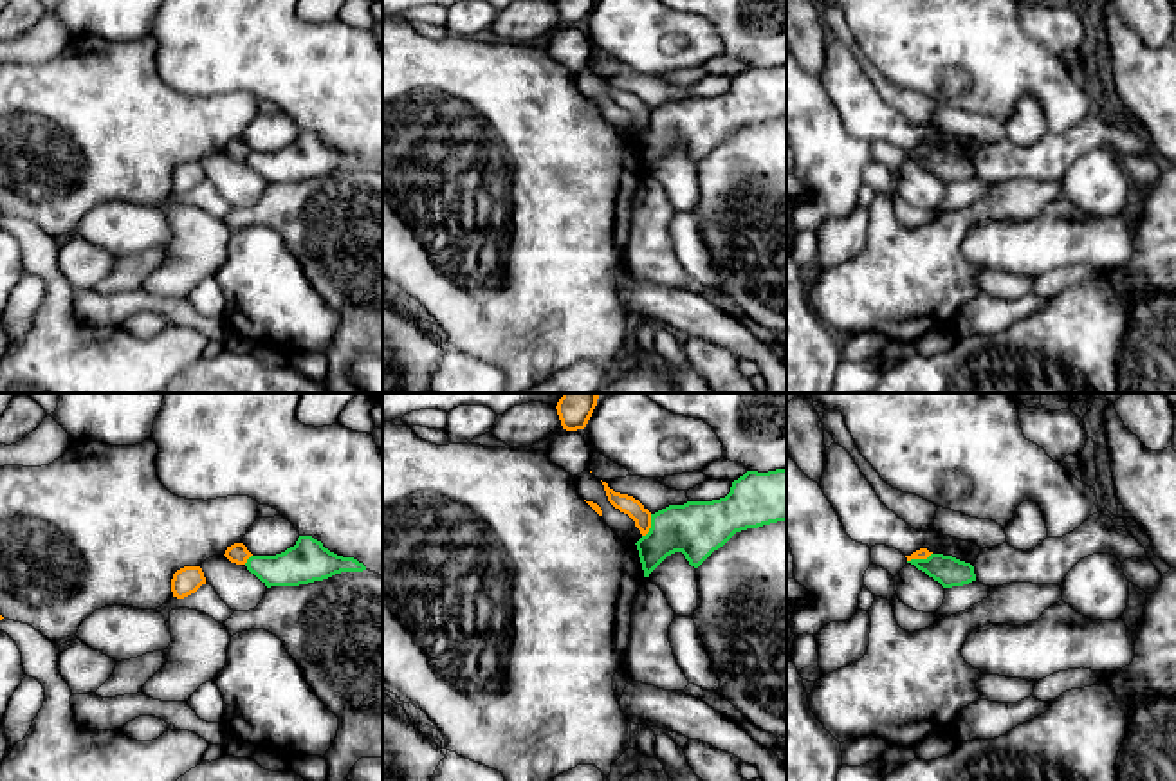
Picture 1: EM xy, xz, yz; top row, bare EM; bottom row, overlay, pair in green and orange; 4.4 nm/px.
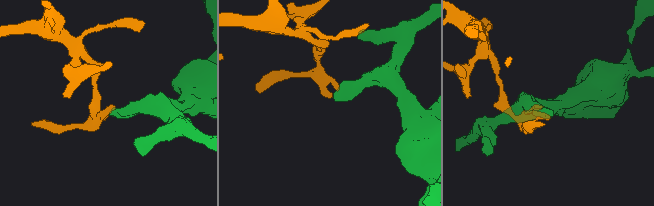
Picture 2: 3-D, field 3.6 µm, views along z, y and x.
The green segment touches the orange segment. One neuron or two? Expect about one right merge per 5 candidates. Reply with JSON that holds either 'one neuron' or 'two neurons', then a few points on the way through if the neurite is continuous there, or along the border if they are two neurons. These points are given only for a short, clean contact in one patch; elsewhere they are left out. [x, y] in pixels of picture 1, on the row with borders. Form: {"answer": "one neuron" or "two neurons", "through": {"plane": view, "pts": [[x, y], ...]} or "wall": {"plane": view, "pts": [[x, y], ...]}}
{"answer": "two neurons", "wall": {"plane": "xz", "pts": [[652, 514], [652, 525], [643, 536]]}}

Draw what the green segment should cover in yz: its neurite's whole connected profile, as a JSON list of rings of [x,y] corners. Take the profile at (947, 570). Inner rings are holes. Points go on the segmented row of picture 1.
[[[931,554],[927,559],[911,559],[907,563],[925,572],[943,588],[963,586],[976,581],[974,566],[952,556]]]

